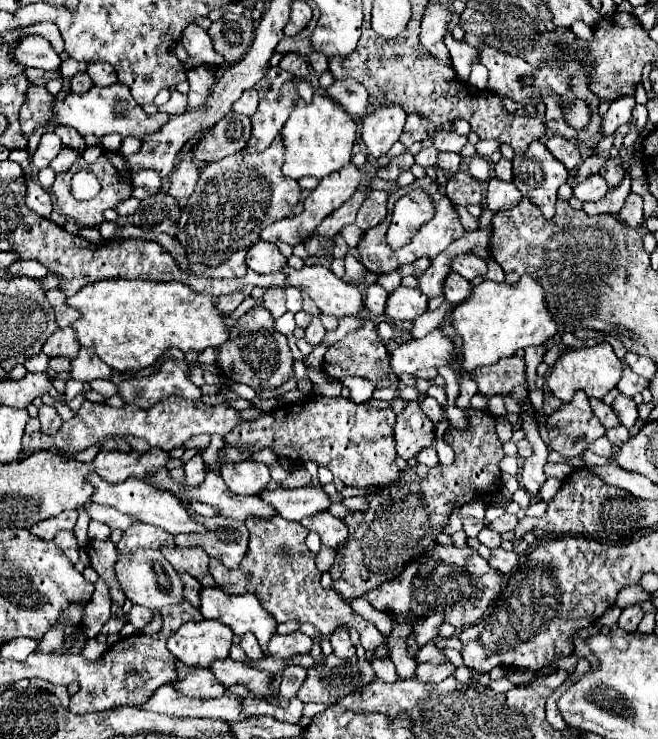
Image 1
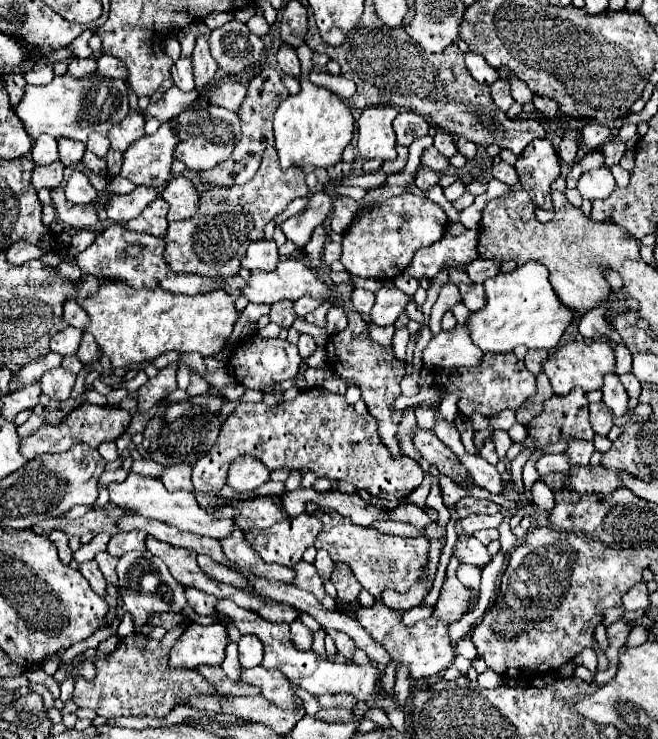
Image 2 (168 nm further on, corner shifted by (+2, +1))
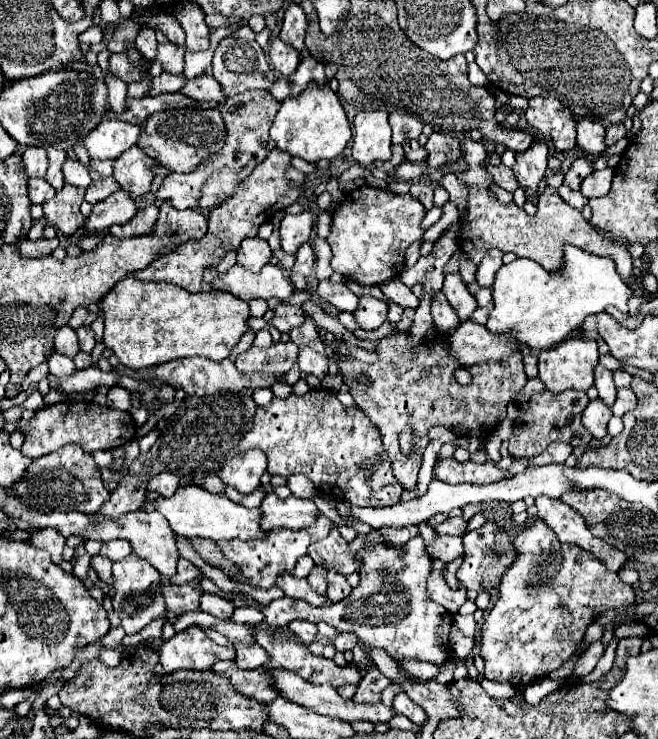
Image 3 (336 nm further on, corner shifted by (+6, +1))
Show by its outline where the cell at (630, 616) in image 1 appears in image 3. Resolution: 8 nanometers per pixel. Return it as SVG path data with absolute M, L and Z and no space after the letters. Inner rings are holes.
M597 641L597 643L593 643L593 645L579 657L579 661L575 663L575 669L573 669L571 677L585 677L587 673L593 671L593 667L597 665L597 661L599 661L601 657L603 657L603 645L601 645L601 641Z

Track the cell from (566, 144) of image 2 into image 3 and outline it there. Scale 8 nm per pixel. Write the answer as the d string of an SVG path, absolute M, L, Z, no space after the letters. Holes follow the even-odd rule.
M533 97L529 99L528 105L529 108L525 112L526 120L530 125L535 125L539 133L551 139L557 151L569 151L575 147L577 123L569 109L565 109L553 97ZM537 109L541 111L538 113Z

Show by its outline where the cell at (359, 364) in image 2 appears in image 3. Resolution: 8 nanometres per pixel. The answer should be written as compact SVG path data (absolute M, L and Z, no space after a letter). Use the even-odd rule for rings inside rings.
M393 333L379 341L377 353L379 361L371 365L355 359L339 361L339 371L343 373L345 383L349 385L349 393L353 395L359 409L363 409L371 423L379 427L385 451L389 453L393 465L393 473L407 491L413 491L417 485L417 473L423 461L423 451L431 441L427 433L433 425L443 425L455 435L489 437L505 419L505 407L511 401L511 397L519 393L527 381L527 375L523 371L523 359L517 351L507 361L485 361L479 365L471 365L473 381L465 387L459 385L453 377L459 363L449 355L447 337L429 337L425 339L425 343L413 345L407 333ZM359 373L369 375L371 383L359 385L355 381L355 375ZM405 427L413 427L419 435L419 445L409 457L401 453L397 441L397 435Z

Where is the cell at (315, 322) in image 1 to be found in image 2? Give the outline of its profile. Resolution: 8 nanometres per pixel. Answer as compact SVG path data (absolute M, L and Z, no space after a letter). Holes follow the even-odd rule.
M301 335L299 337L299 343L297 343L297 349L299 349L299 355L305 359L309 357L313 351L315 351L315 341L311 335Z

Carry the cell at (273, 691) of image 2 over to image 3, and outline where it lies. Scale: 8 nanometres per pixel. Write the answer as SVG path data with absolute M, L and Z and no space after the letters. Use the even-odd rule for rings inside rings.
M271 671L273 677L275 677L275 683L279 685L279 691L285 695L287 701L293 701L301 707L307 707L307 709L313 709L321 715L329 715L329 717L339 717L339 719L347 719L347 721L359 721L359 719L365 719L365 721L373 721L373 723L385 723L389 721L393 715L395 715L395 709L393 707L387 707L383 703L375 703L375 705L361 705L361 703L355 703L353 699L343 699L335 687L331 685L311 685L309 681L303 681L299 679L299 675L295 673L287 673L287 671Z

